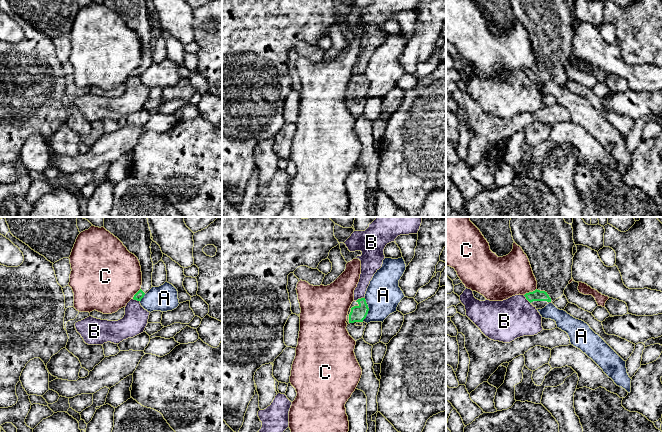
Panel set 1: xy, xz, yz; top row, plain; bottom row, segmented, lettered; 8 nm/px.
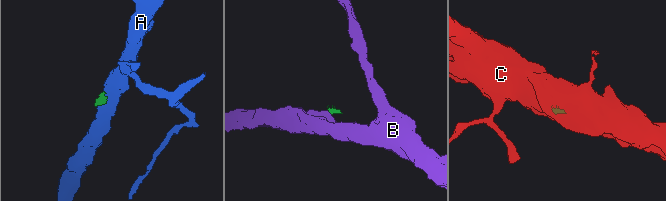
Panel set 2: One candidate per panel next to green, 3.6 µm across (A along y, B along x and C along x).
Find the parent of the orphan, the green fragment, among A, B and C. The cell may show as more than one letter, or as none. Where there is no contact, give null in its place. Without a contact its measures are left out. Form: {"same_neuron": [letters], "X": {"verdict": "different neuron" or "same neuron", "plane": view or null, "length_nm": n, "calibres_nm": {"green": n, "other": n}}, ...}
{"same_neuron": [], "A": {"verdict": "different neuron", "plane": "xz", "length_nm": 200, "calibres_nm": {"green": 130, "other": 280}}, "B": {"verdict": "different neuron", "plane": "yz", "length_nm": 90, "calibres_nm": {"green": 90, "other": 320}}, "C": {"verdict": "different neuron", "plane": "yz", "length_nm": 120, "calibres_nm": {"green": 90, "other": 340}}}

